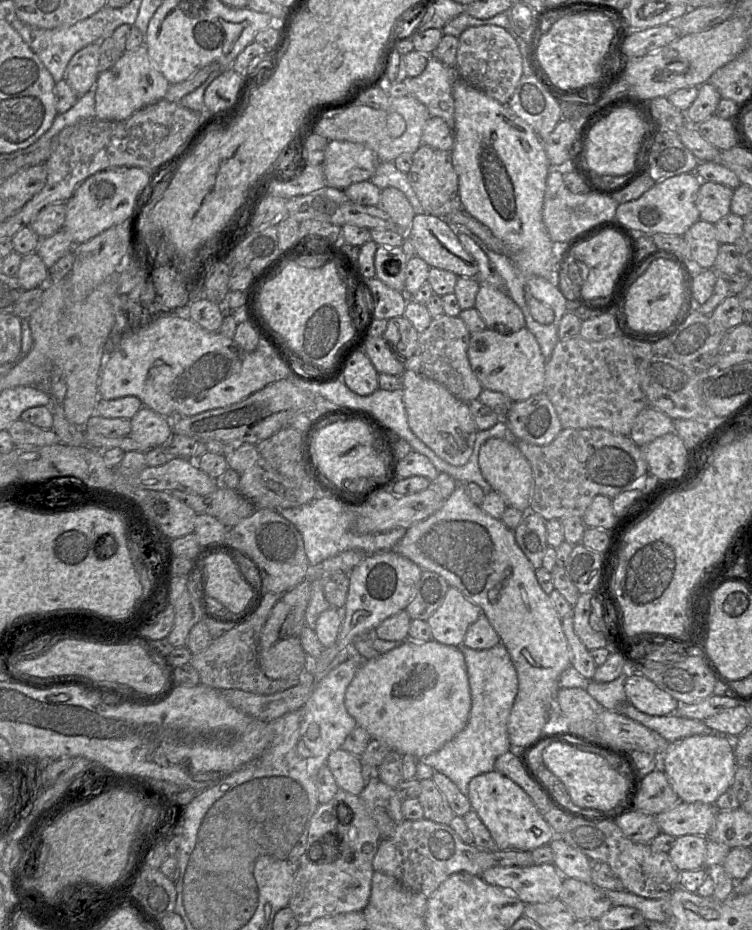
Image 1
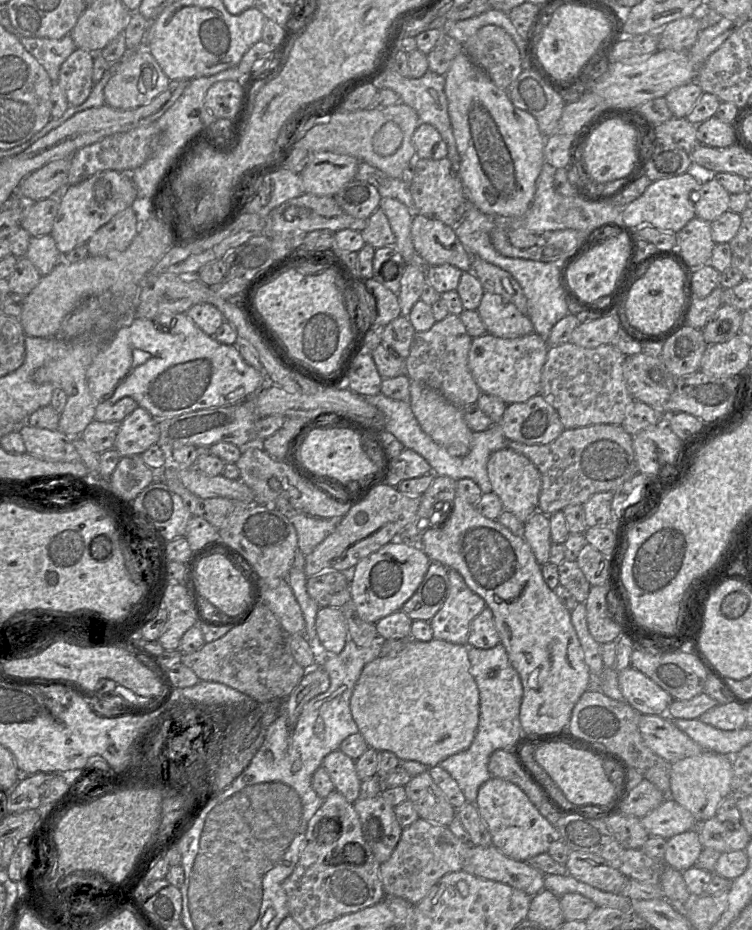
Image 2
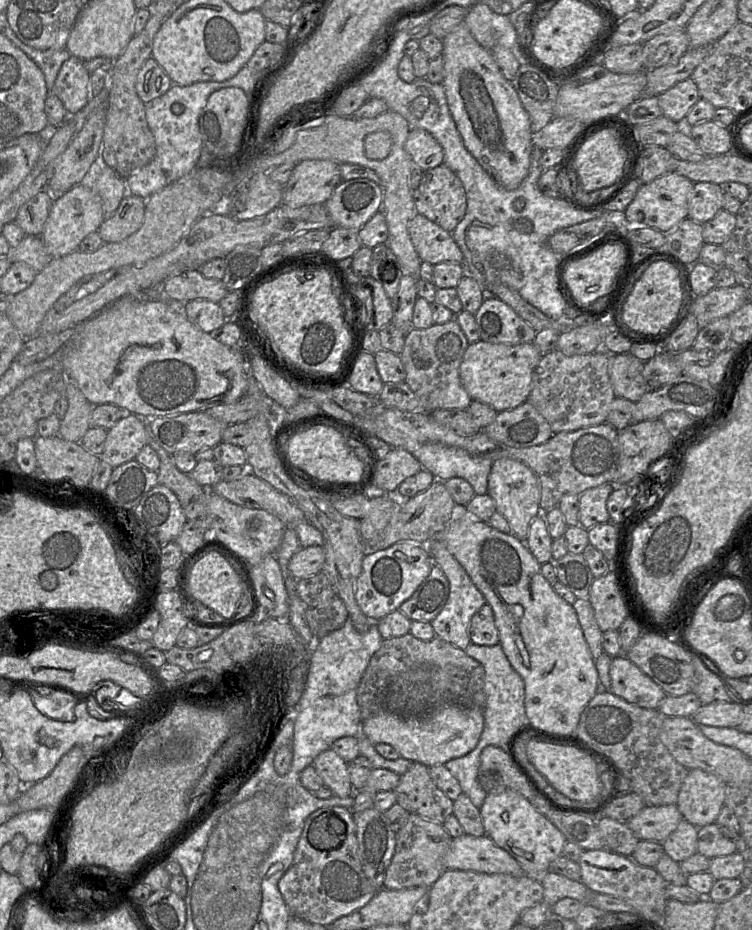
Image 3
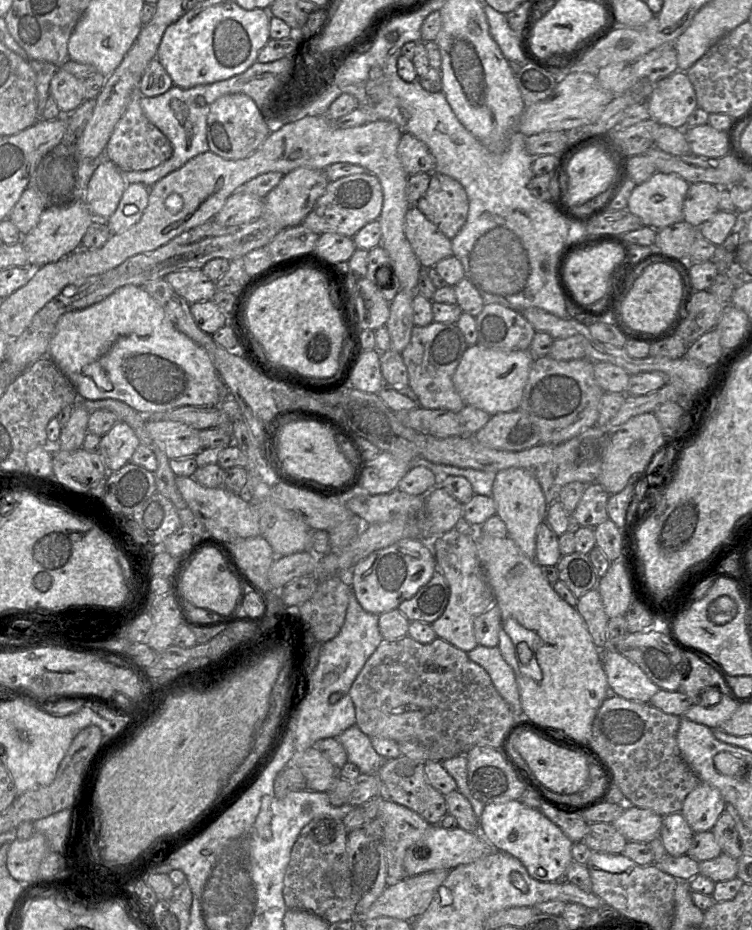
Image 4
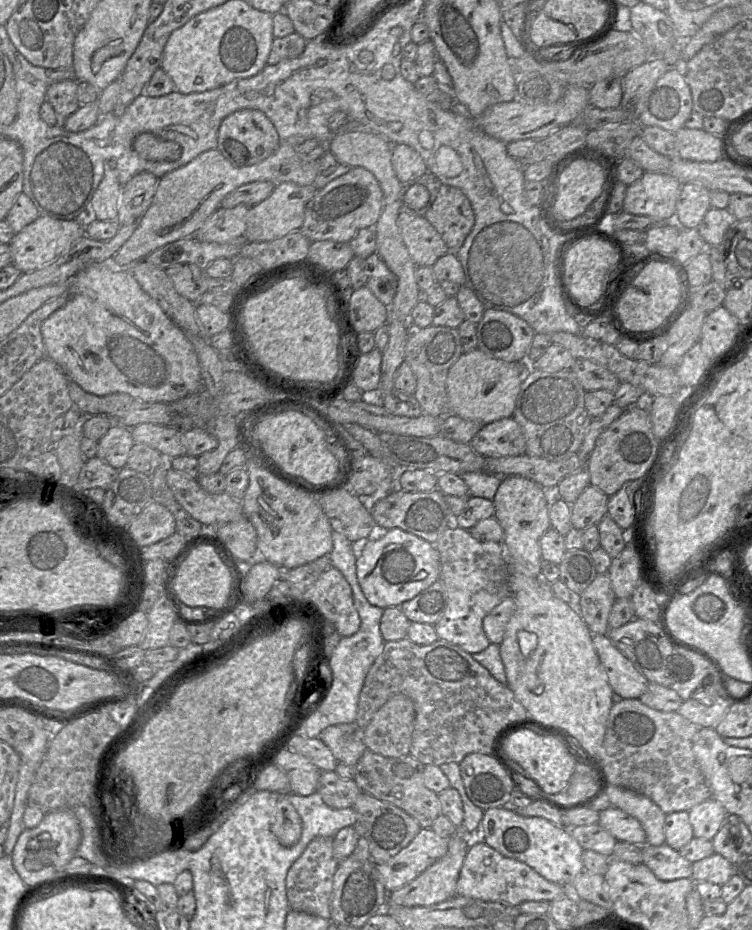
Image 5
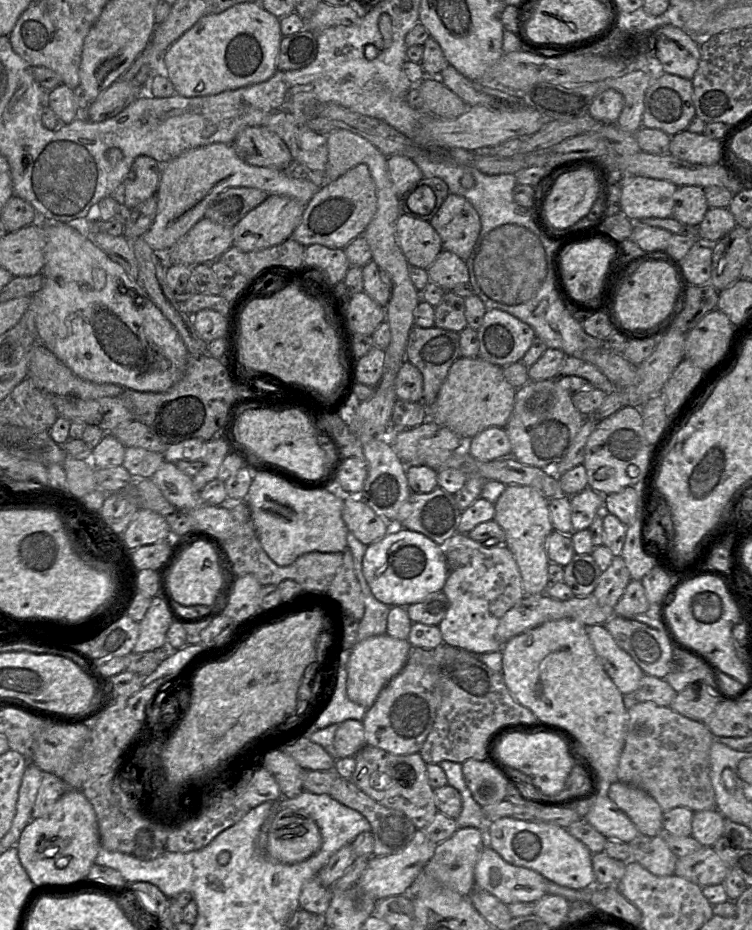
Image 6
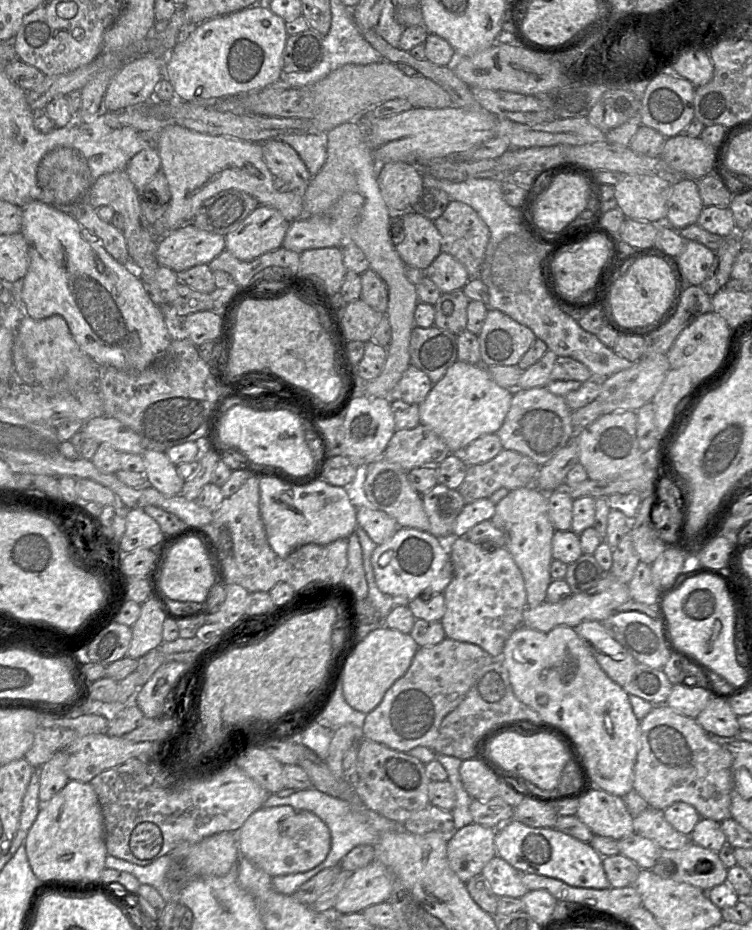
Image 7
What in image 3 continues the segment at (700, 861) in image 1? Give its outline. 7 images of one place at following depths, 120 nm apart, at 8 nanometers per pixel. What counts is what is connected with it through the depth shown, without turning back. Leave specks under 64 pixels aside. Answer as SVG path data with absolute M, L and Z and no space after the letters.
M682 819L676 830L662 842L663 851L680 863L697 852L697 836L698 827Z

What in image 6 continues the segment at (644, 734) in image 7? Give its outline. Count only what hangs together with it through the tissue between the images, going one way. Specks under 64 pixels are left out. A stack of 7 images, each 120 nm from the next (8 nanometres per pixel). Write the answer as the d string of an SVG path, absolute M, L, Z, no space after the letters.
M638 702L627 714L625 743L617 768L618 781L647 792L663 812L676 807L693 812L717 809L710 779L710 748L715 738L708 727L670 707L659 707L652 702Z

